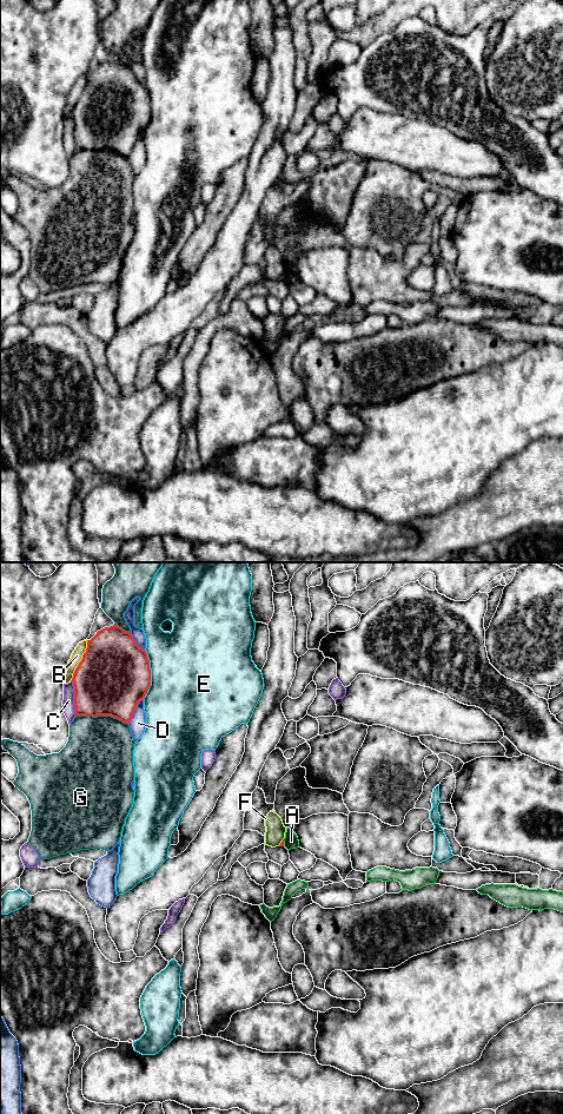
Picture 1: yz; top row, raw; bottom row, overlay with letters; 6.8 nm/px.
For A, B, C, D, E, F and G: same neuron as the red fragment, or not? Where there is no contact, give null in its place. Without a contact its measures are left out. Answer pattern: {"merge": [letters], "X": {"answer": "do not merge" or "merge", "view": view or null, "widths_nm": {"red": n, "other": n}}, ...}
{"merge": [], "A": {"answer": "do not merge", "view": "yz", "widths_nm": {"red": 30, "other": 100}}, "B": {"answer": "do not merge", "view": "yz", "widths_nm": {"red": 500, "other": 80}}, "C": {"answer": "do not merge", "view": "yz", "widths_nm": {"red": 460, "other": 80}}, "D": {"answer": "do not merge", "view": "yz", "widths_nm": {"red": 460, "other": 110}}, "E": {"answer": "do not merge", "view": "yz", "widths_nm": {"red": 500, "other": 500}}, "F": {"answer": "do not merge", "view": "yz", "widths_nm": {"red": 30, "other": 130}}, "G": {"answer": "do not merge", "view": "yz", "widths_nm": {"red": 480, "other": 460}}}

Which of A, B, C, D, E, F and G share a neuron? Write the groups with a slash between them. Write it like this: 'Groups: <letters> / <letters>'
Groups: A / B / C / D / E / F / G

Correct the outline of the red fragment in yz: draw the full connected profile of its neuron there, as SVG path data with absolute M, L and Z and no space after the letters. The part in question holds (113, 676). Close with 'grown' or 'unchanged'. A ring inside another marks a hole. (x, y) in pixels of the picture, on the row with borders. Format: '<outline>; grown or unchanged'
M118 625L105 627L87 640L87 648L73 673L75 716L111 716L130 724L137 705L151 686L150 660L131 632Z; unchanged

